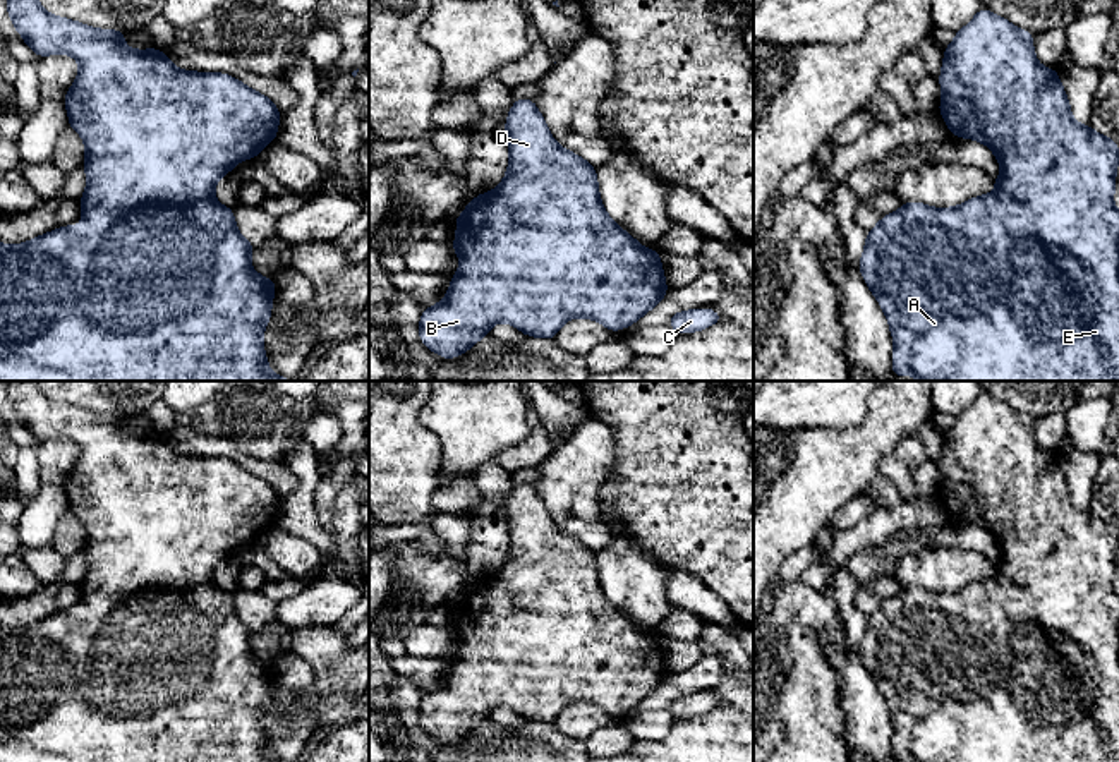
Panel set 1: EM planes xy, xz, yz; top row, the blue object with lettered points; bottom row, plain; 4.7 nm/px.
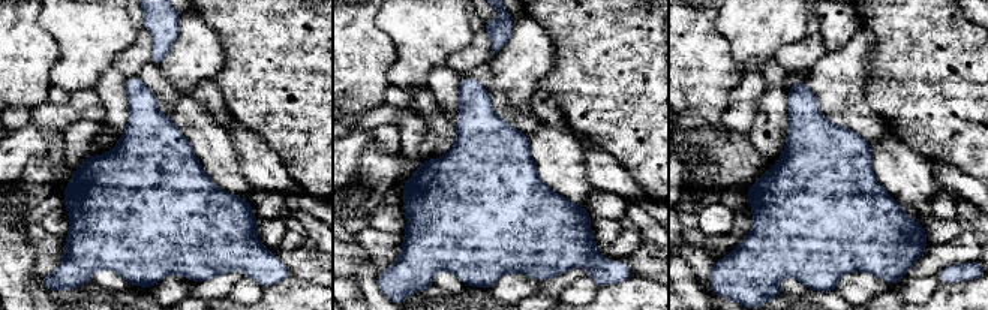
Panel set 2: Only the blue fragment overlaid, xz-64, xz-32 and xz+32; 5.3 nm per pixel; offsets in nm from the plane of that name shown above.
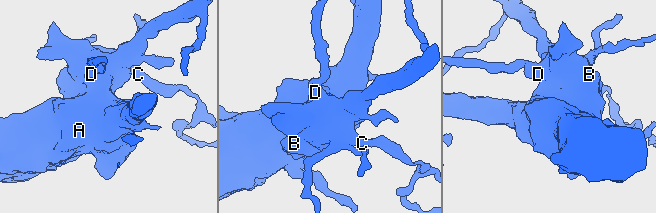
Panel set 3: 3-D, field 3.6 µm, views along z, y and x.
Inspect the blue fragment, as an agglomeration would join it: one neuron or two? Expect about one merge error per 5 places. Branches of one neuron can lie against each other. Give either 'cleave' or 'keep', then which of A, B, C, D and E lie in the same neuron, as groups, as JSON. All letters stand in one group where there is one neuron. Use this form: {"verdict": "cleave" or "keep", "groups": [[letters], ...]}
{"verdict": "keep", "groups": [["A", "B", "C", "D", "E"]]}

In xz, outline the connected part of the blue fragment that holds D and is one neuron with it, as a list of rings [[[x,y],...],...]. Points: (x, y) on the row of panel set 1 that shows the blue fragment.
[[[534,100],[513,101],[505,127],[510,149],[506,175],[496,189],[475,196],[455,218],[457,237],[451,245],[460,257],[458,271],[443,300],[424,309],[419,321],[422,343],[445,359],[469,352],[499,321],[527,336],[547,340],[573,318],[587,318],[620,331],[654,309],[668,292],[659,252],[640,245],[611,220],[602,208],[596,166],[553,139]]]

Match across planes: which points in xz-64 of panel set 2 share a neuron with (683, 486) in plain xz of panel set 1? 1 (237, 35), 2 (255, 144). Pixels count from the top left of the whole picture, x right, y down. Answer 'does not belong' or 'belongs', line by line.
1: belongs
2: does not belong

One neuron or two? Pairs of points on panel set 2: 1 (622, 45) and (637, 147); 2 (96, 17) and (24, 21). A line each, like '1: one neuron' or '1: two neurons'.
1: one neuron
2: two neurons

